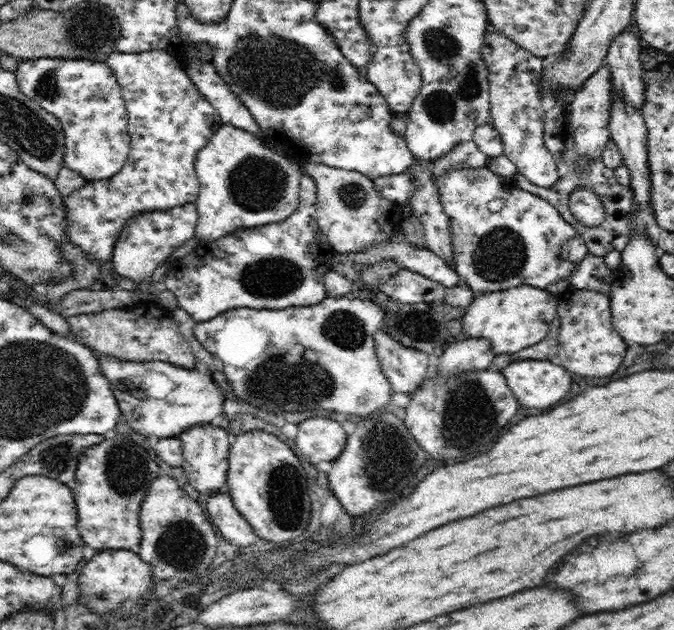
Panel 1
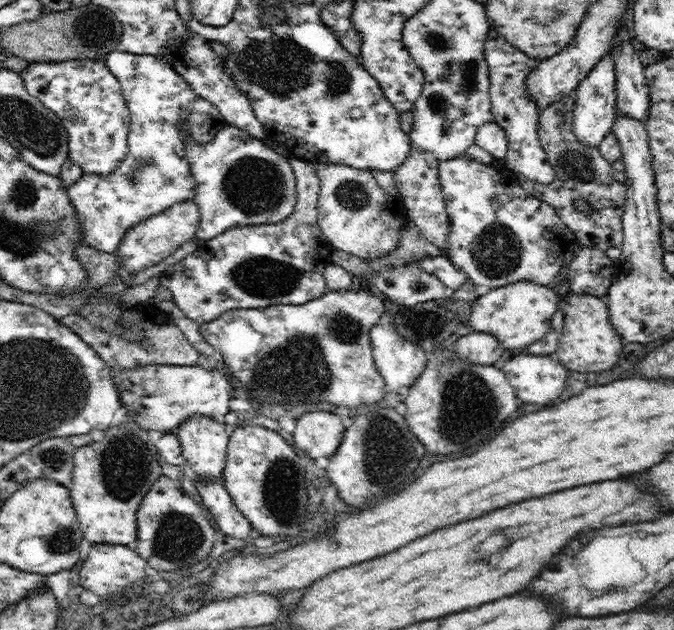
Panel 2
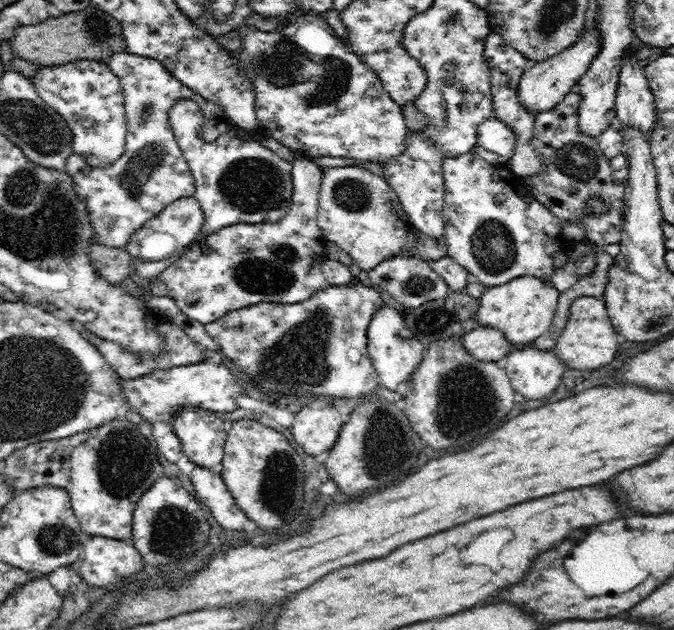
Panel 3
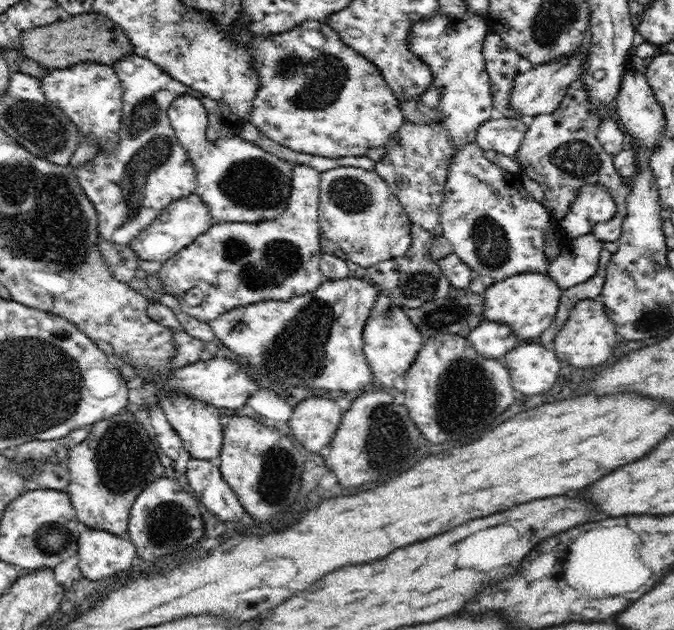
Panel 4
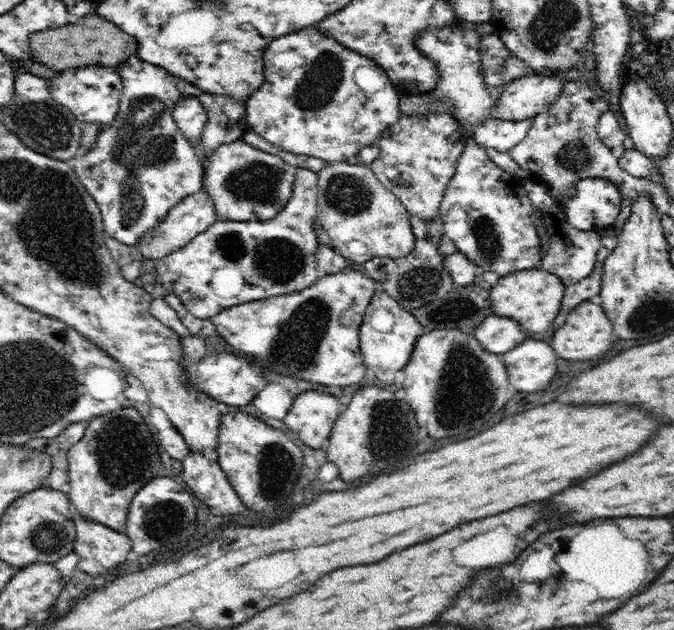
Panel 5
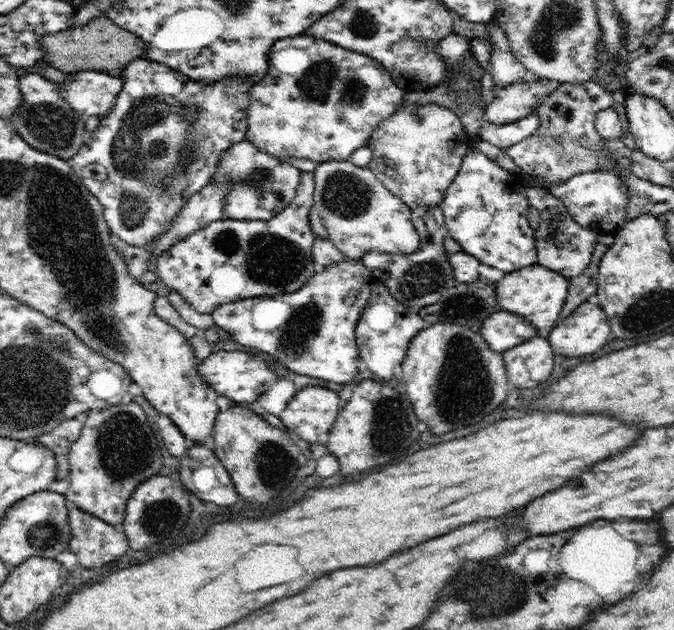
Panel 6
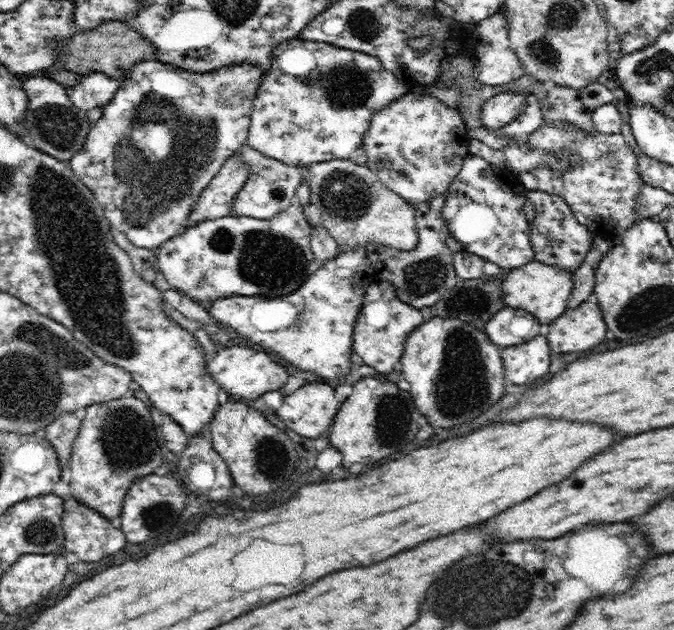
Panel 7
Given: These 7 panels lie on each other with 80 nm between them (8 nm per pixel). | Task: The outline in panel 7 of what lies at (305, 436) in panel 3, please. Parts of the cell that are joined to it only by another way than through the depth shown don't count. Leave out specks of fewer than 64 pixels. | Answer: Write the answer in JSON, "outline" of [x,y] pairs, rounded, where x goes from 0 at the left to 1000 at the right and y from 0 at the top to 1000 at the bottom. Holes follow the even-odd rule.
{"outline":[[[454,608],[454,613],[442,616],[435,625],[421,632],[421,641],[411,651],[412,660],[427,676],[426,684],[436,684],[454,695],[475,695],[481,689],[481,695],[484,695],[485,681],[496,671],[506,641],[497,625],[496,616],[487,610]]]}

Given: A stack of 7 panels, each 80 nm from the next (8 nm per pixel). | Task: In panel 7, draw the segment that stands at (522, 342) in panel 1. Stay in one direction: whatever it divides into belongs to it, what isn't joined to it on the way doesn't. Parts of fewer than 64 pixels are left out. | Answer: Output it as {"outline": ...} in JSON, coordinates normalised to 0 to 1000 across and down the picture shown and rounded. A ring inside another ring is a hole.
{"outline":[[[792,411],[754,432],[754,438],[746,443],[746,475],[754,487],[779,492],[794,502],[803,514],[816,514],[841,492],[849,456],[850,433],[843,432],[841,425],[807,419]]]}

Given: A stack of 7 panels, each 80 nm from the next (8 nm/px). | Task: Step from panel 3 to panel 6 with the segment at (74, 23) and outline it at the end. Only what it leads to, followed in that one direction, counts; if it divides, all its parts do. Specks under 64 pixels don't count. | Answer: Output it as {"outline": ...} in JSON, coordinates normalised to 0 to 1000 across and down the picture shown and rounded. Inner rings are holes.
{"outline":[[[160,25],[139,29],[128,40],[101,43],[80,54],[62,56],[58,60],[58,71],[67,83],[67,97],[73,105],[96,117],[142,110],[178,121],[196,94],[218,92],[215,67],[203,54],[166,37]]]}

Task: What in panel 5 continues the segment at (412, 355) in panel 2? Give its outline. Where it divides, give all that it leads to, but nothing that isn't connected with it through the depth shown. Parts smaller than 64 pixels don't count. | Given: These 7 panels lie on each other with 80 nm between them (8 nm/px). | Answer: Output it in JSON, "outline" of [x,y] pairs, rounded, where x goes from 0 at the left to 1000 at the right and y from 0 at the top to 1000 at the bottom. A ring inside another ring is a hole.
{"outline":[[[559,452],[531,524],[533,551],[550,602],[573,611],[585,610],[588,590],[598,587],[605,578],[611,567],[611,556],[617,549],[617,540],[626,530],[629,530],[629,521],[623,517],[617,503],[602,495],[588,476]]]}

